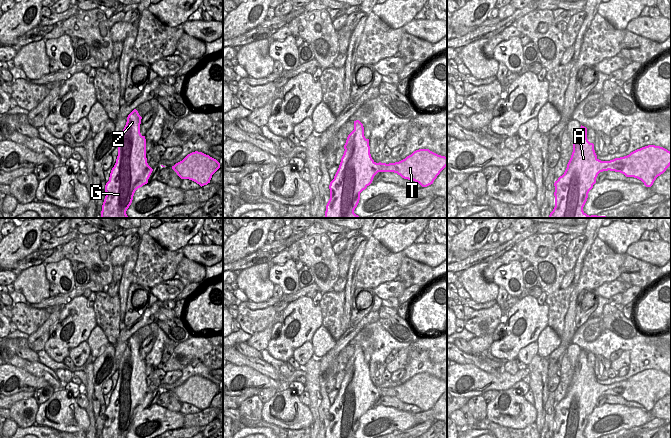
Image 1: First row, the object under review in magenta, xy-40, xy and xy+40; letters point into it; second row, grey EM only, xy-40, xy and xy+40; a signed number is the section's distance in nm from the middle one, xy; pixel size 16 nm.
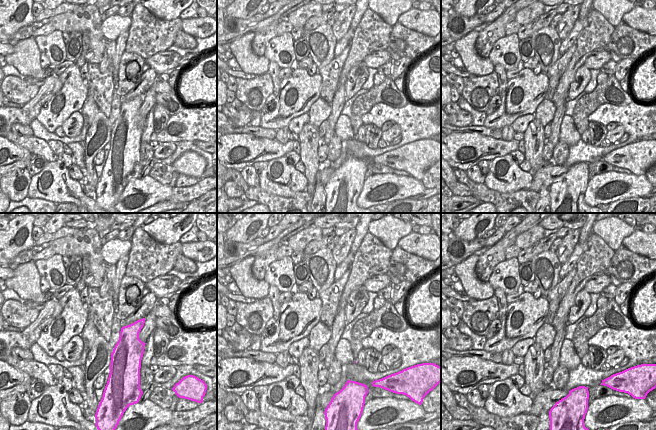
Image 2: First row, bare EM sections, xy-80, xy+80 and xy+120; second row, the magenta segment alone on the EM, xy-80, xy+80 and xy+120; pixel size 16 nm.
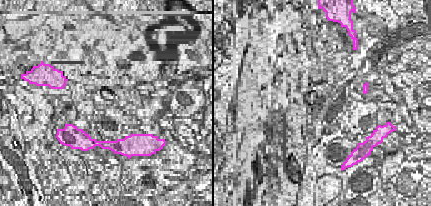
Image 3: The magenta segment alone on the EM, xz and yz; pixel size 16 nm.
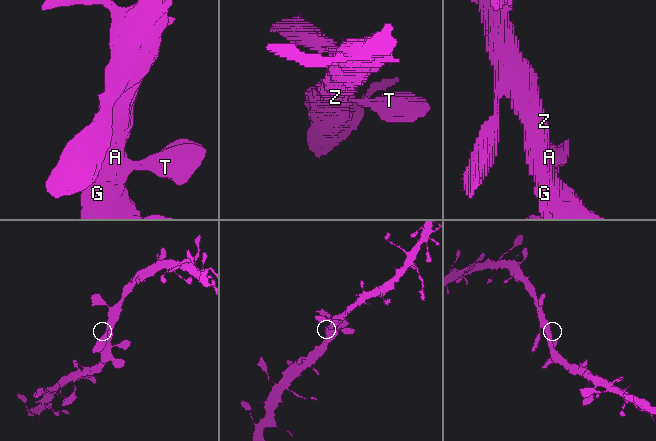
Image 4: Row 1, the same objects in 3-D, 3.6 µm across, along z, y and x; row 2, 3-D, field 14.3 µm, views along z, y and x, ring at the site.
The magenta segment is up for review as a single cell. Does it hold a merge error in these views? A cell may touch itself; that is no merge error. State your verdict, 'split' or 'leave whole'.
leave whole

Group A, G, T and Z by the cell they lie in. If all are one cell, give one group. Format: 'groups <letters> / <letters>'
groups A G T Z

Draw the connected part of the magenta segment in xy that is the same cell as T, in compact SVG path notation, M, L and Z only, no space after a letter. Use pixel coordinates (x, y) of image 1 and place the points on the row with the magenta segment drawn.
M359 120L354 121L354 130L348 135L344 149L339 168L329 185L330 199L325 218L360 218L354 213L360 193L372 183L378 172L394 172L427 187L447 166L447 157L429 149L416 150L399 162L376 163Z

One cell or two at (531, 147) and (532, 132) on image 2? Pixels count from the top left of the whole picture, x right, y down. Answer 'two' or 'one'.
one

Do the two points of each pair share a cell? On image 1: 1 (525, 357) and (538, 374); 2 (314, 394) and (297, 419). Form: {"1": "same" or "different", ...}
{"1": "different", "2": "different"}

